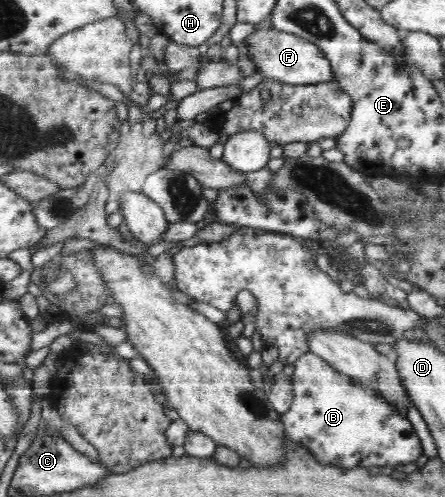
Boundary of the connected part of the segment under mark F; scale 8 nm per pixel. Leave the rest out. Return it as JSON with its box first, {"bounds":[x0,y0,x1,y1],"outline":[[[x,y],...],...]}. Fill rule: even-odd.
{"bounds":[243,29,333,84],"outline":[[[256,29],[252,34],[247,36],[243,45],[245,46],[245,52],[254,61],[256,72],[261,72],[264,79],[270,79],[274,81],[284,81],[288,84],[318,84],[320,82],[328,82],[333,80],[332,65],[330,61],[322,53],[322,49],[317,47],[314,43],[304,40],[299,36],[290,34],[276,29]]]}

